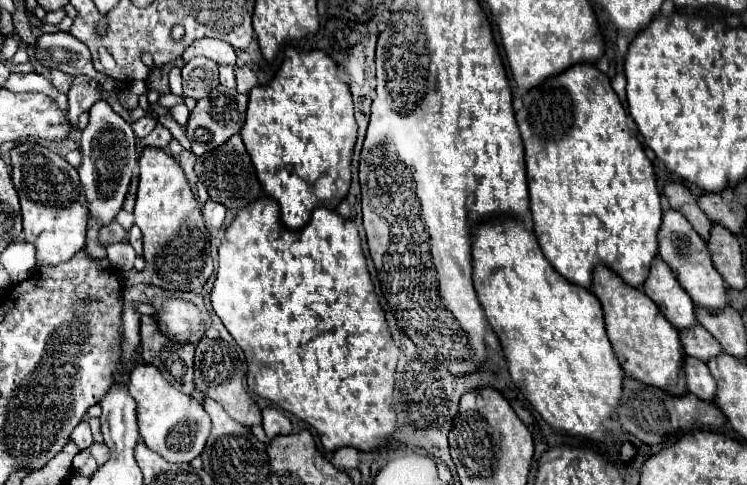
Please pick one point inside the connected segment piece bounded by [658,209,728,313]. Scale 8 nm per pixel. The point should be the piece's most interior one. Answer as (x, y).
(681, 247)

